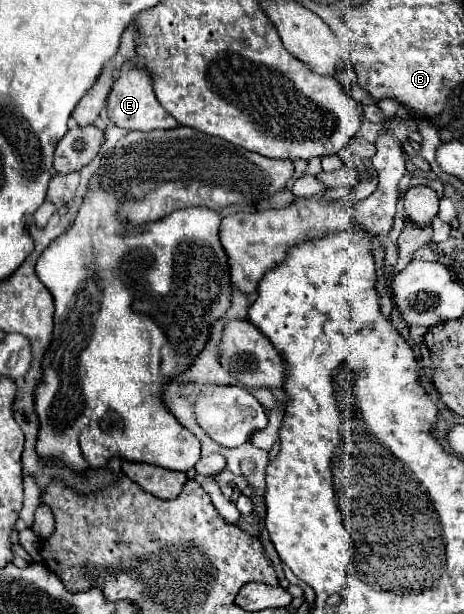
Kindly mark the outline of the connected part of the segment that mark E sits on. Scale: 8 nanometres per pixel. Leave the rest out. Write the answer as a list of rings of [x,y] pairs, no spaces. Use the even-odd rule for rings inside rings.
[[[125,64],[111,88],[109,100],[107,100],[107,112],[109,118],[127,130],[141,130],[141,132],[149,132],[149,130],[171,130],[177,128],[179,122],[157,102],[153,88],[151,88],[151,76],[147,76],[147,72],[137,66],[131,68],[129,64]]]

